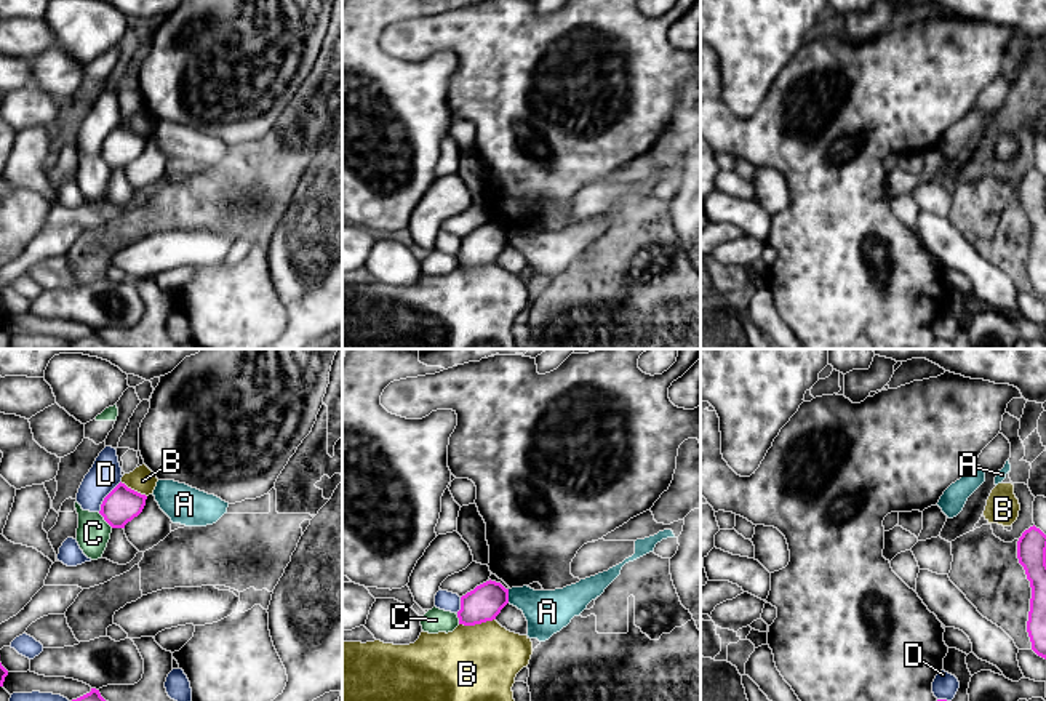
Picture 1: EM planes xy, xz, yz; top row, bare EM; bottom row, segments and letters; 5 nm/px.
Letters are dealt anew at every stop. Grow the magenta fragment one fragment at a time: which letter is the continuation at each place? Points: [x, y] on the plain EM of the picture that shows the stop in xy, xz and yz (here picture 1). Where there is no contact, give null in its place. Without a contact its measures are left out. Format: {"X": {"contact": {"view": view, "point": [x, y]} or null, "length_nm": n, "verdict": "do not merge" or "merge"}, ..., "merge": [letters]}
{"A": {"contact": {"view": "xz", "point": [507, 237]}, "length_nm": 70, "verdict": "do not merge"}, "B": {"contact": {"view": "xz", "point": [477, 264]}, "length_nm": 190, "verdict": "do not merge"}, "C": {"contact": {"view": "xy", "point": [106, 162]}, "length_nm": 110, "verdict": "do not merge"}, "D": {"contact": {"view": "xy", "point": [106, 138]}, "length_nm": 200, "verdict": "do not merge"}, "merge": []}

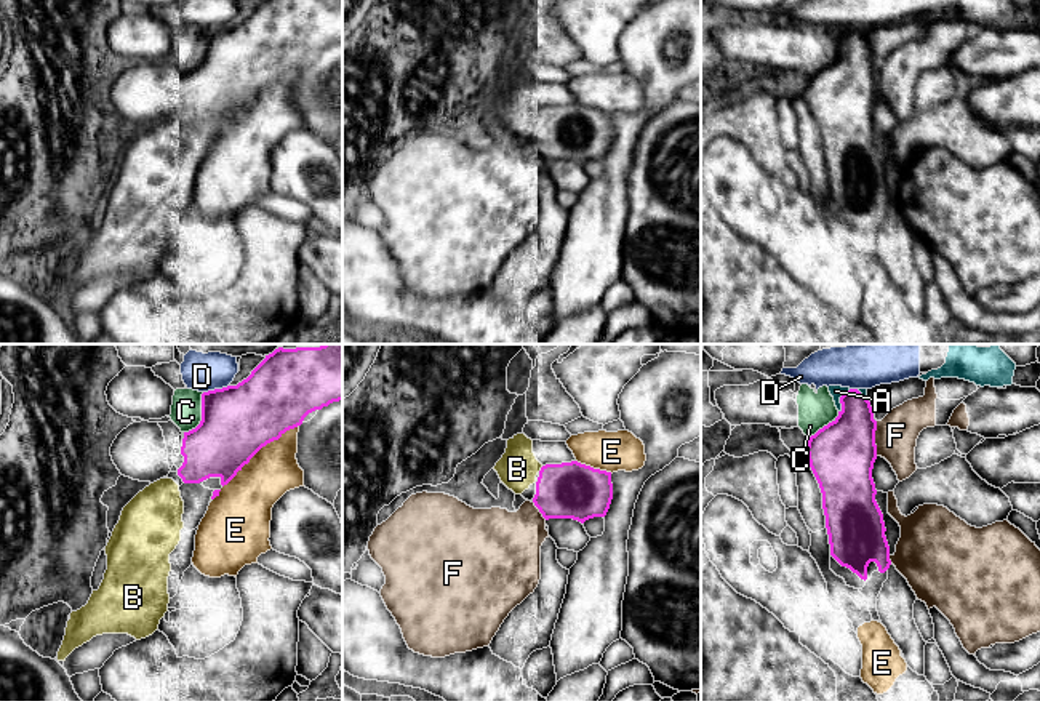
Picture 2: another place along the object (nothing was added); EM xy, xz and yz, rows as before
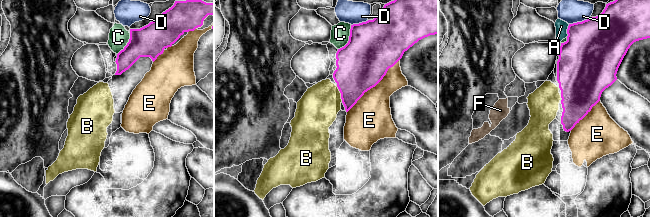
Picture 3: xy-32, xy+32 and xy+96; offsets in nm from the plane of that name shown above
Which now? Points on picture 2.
{"A": {"contact": {"view": "yz", "point": [840, 42]}, "length_nm": 130, "verdict": "do not merge"}, "B": {"contact": {"view": "xz", "point": [541, 111]}, "length_nm": 40, "verdict": "merge"}, "C": {"contact": {"view": "xy", "point": [202, 56]}, "length_nm": 220, "verdict": "do not merge"}, "D": {"contact": {"view": "xy", "point": [215, 31]}, "length_nm": 130, "verdict": "do not merge"}, "E": {"contact": {"view": "xy", "point": [260, 90]}, "length_nm": 500, "verdict": "do not merge"}, "F": {"contact": {"view": "yz", "point": [874, 80]}, "length_nm": 180, "verdict": "do not merge"}, "merge": ["B"]}

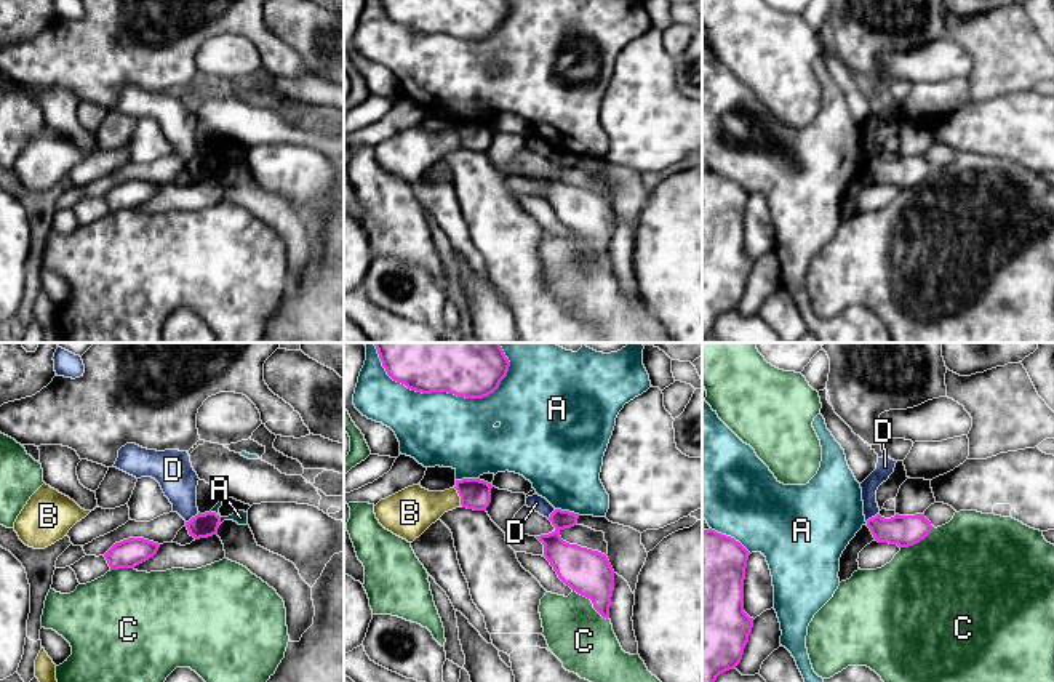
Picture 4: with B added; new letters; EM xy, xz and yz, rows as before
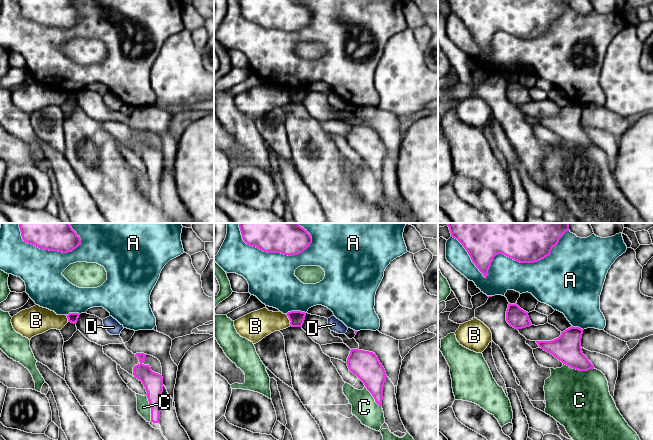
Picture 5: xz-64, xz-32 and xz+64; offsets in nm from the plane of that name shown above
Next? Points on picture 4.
{"A": {"contact": {"view": "xz", "point": [447, 32]}, "length_nm": 650, "verdict": "do not merge"}, "B": {"contact": {"view": "xz", "point": [459, 136]}, "length_nm": 120, "verdict": "do not merge"}, "C": {"contact": {"view": "xz", "point": [592, 244]}, "length_nm": 240, "verdict": "do not merge"}, "D": {"contact": {"view": "xy", "point": [192, 159]}, "length_nm": 90, "verdict": "do not merge"}, "merge": []}

